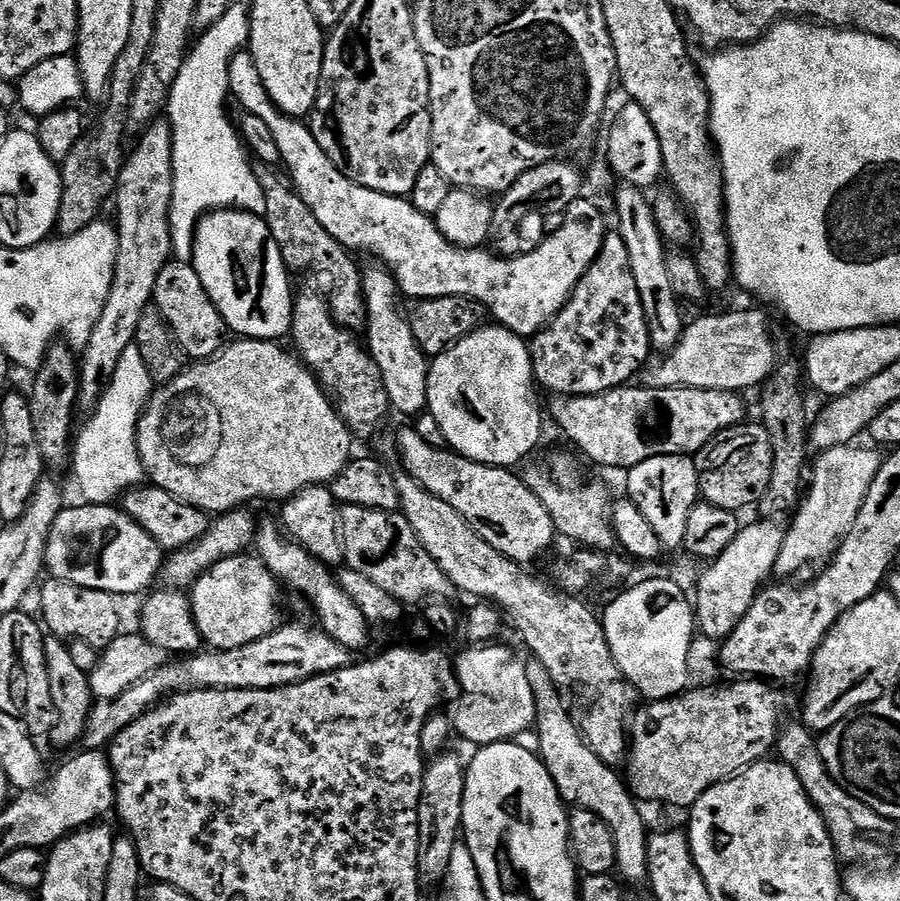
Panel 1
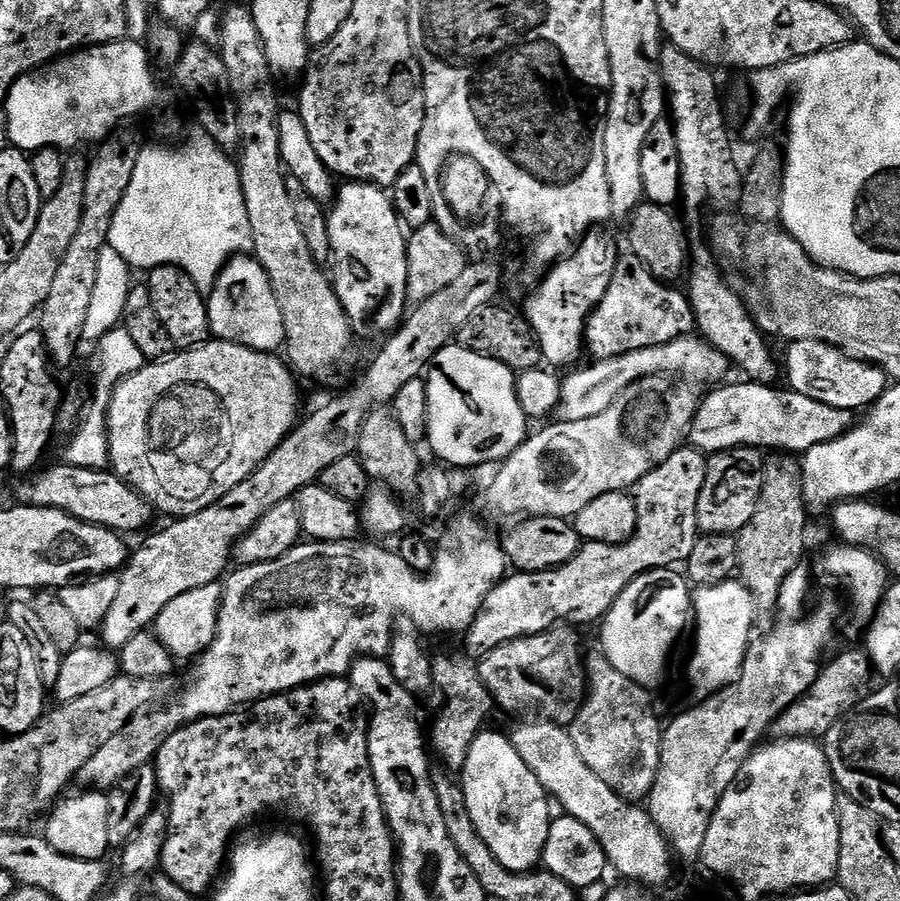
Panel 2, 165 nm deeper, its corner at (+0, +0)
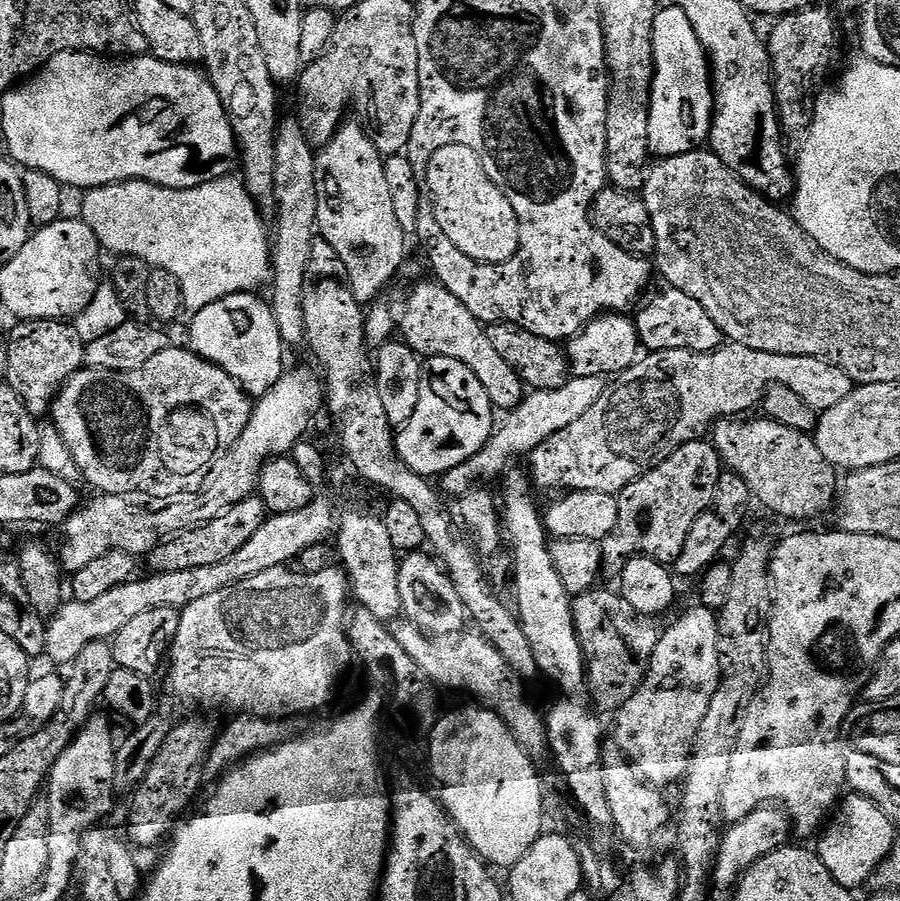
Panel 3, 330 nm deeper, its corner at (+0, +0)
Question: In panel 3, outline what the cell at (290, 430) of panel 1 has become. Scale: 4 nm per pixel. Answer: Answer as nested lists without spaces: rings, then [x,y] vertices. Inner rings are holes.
[[[177,346],[166,348],[161,353],[154,354],[140,369],[126,370],[125,372],[112,372],[110,369],[85,366],[79,372],[74,373],[57,391],[50,404],[51,423],[60,432],[62,442],[69,450],[71,463],[74,465],[75,470],[77,468],[84,475],[84,480],[90,487],[96,488],[92,490],[106,496],[139,494],[141,497],[164,496],[160,498],[179,498],[199,489],[204,482],[208,469],[211,468],[219,456],[231,452],[234,442],[238,442],[242,430],[246,430],[246,422],[249,416],[252,415],[254,404],[248,393],[244,391],[243,386],[234,378],[230,378],[230,374],[226,374],[226,370],[222,370],[217,364],[212,364],[209,360],[203,360],[195,352],[187,347],[184,348],[177,348]]]

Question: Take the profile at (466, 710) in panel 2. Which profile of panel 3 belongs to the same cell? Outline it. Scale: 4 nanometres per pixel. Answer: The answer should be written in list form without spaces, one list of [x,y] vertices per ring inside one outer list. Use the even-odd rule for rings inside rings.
[[[424,550],[407,553],[400,560],[398,592],[403,615],[411,623],[417,624],[422,632],[430,636],[455,637],[465,631],[466,613],[462,606],[462,598],[458,598],[454,582],[448,577],[444,565],[435,555]]]

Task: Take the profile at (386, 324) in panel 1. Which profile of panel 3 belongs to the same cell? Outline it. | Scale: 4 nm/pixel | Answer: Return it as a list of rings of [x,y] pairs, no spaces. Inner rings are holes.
[[[359,123],[347,124],[337,128],[332,141],[316,152],[316,185],[318,186],[316,227],[322,239],[330,242],[334,250],[338,250],[338,258],[342,258],[346,266],[346,274],[350,278],[354,298],[362,306],[368,306],[379,297],[376,295],[392,279],[397,279],[400,267],[406,261],[404,255],[406,233],[402,230],[402,226],[398,226],[398,218],[394,214],[394,201],[390,199],[390,186],[386,186],[385,157],[380,155],[372,137]]]

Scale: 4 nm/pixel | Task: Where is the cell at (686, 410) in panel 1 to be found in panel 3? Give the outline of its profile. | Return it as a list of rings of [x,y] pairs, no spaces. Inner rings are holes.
[[[439,282],[422,283],[416,284],[417,288],[404,304],[404,313],[398,316],[398,332],[404,335],[401,336],[403,343],[421,358],[454,358],[456,362],[462,362],[462,366],[474,370],[474,378],[478,378],[478,382],[486,386],[486,394],[490,394],[493,409],[500,411],[501,408],[501,413],[507,414],[518,407],[526,395],[526,385],[514,366],[510,366],[510,362],[504,361],[498,350],[494,350],[480,320],[474,318],[474,314],[470,314],[470,310],[466,310],[466,306],[462,306],[462,302]]]

